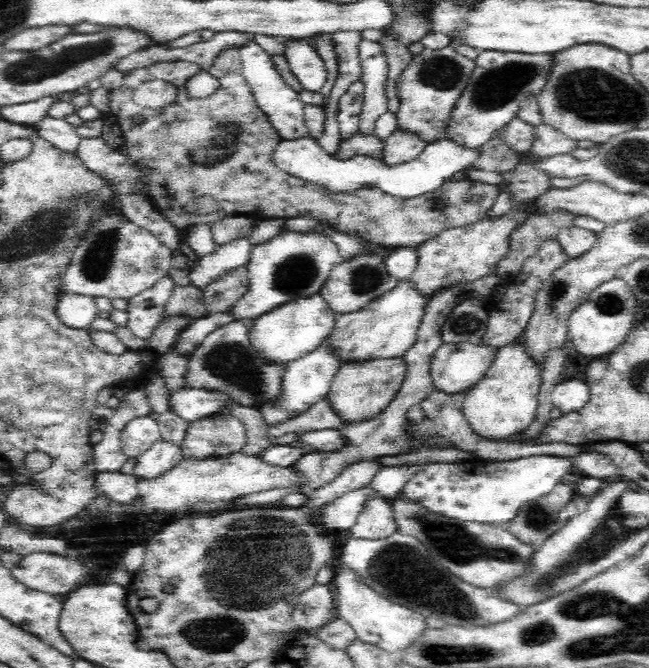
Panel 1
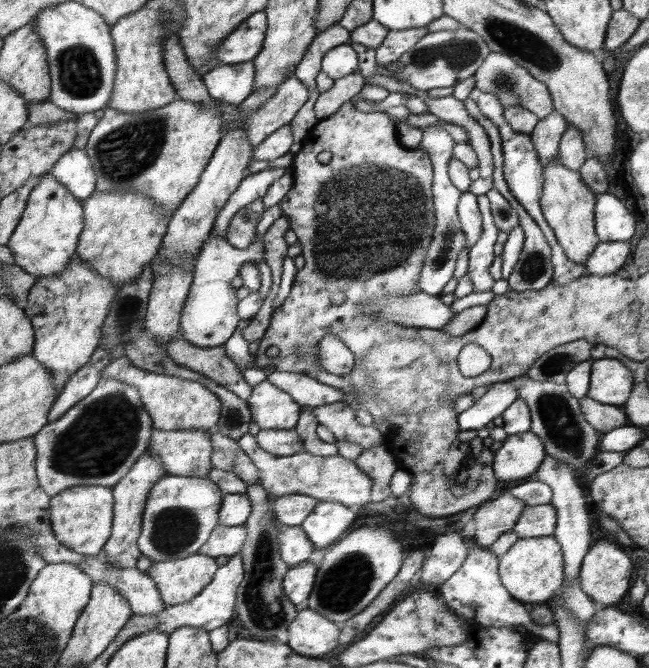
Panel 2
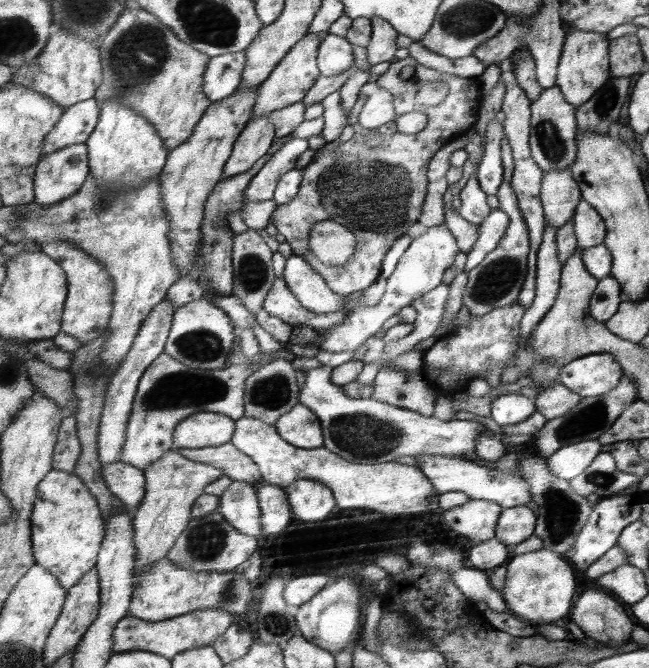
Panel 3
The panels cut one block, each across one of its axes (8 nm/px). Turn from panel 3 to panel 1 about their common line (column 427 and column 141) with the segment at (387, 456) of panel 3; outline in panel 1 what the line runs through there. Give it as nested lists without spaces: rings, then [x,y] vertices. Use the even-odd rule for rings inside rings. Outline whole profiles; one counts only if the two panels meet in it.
[[[156,415],[134,418],[124,426],[118,436],[123,453],[128,458],[137,458],[161,439]]]

